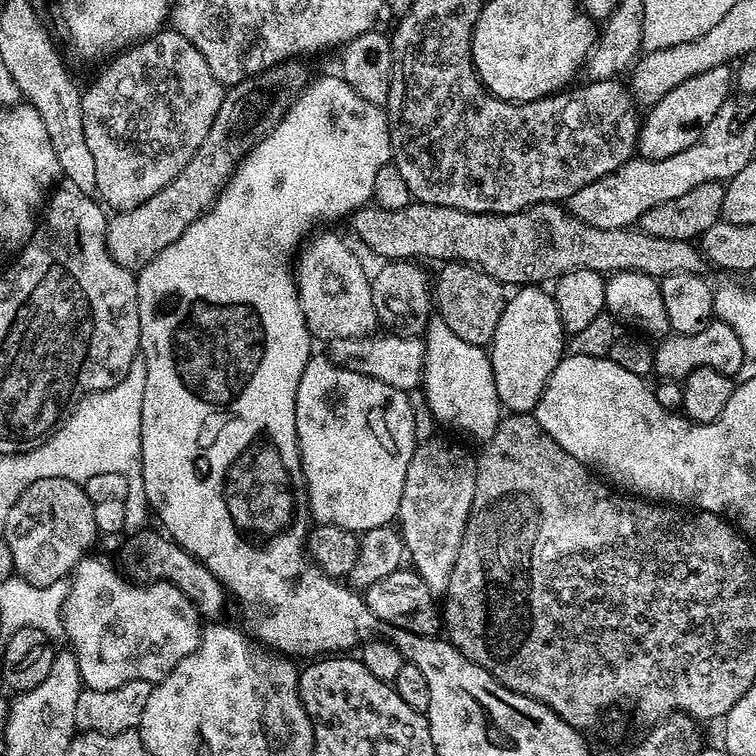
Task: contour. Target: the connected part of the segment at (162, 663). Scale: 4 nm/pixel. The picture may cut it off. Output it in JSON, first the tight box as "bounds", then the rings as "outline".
{"bounds":[61,554,202,690],"outline":[[[89,554],[76,563],[76,567],[72,569],[68,580],[68,593],[66,594],[64,609],[61,611],[61,617],[64,619],[64,636],[66,640],[72,643],[69,644],[70,651],[76,655],[83,687],[94,690],[114,690],[118,686],[126,686],[126,682],[138,682],[139,680],[151,685],[159,684],[166,678],[166,674],[170,674],[170,670],[174,670],[174,666],[178,666],[178,662],[182,662],[182,658],[186,658],[186,654],[194,654],[202,631],[200,611],[193,606],[190,598],[186,598],[186,594],[182,594],[182,590],[178,590],[178,586],[168,584],[165,580],[133,582],[122,574],[121,569],[113,561],[112,564],[104,556]]]}

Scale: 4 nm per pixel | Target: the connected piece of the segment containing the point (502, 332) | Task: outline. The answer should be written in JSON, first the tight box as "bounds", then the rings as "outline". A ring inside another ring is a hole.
{"bounds":[490,286,566,414],"outline":[[[524,286],[505,299],[502,318],[498,318],[498,330],[494,330],[490,345],[494,386],[497,388],[500,407],[512,414],[535,413],[546,390],[546,382],[550,382],[550,374],[554,374],[558,362],[566,355],[566,333],[558,314],[556,297],[551,291],[544,290],[540,286]]]}

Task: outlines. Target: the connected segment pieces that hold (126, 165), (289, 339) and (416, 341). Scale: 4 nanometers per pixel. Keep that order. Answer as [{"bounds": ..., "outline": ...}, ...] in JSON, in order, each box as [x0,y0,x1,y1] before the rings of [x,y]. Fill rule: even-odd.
[{"bounds":[80,30,226,212],"outline":[[[175,30],[155,32],[113,55],[105,64],[108,65],[97,74],[96,81],[88,89],[83,89],[80,97],[82,134],[86,136],[86,147],[94,158],[95,195],[109,209],[125,212],[134,210],[134,206],[142,206],[142,202],[154,198],[158,190],[170,186],[170,182],[178,178],[182,166],[194,158],[198,146],[202,146],[206,134],[210,134],[226,88],[210,74],[206,58],[202,58],[196,47]]]},{"bounds":[136,74,391,658],"outline":[[[339,74],[320,76],[317,80],[315,77],[288,107],[288,113],[280,119],[272,133],[262,138],[262,142],[255,144],[251,152],[236,165],[227,186],[218,194],[216,201],[193,224],[186,226],[178,242],[170,242],[170,246],[166,246],[166,250],[162,250],[162,254],[155,256],[145,268],[139,269],[136,276],[140,352],[148,371],[148,381],[142,390],[140,415],[142,482],[148,507],[154,510],[154,516],[160,519],[159,527],[196,561],[204,564],[206,570],[210,570],[210,574],[214,574],[214,578],[218,578],[224,585],[229,597],[236,596],[237,602],[244,604],[240,608],[241,614],[244,615],[243,627],[265,649],[289,658],[324,658],[329,654],[347,653],[347,648],[355,649],[361,642],[369,639],[367,632],[360,630],[360,627],[370,618],[363,599],[351,587],[343,588],[340,585],[343,583],[339,579],[327,576],[306,555],[310,513],[308,487],[304,485],[304,471],[300,461],[298,382],[302,378],[302,370],[306,370],[306,362],[314,355],[314,337],[308,333],[306,318],[302,314],[290,261],[297,249],[309,239],[313,231],[311,228],[315,224],[324,224],[327,220],[340,220],[343,216],[344,219],[351,217],[357,208],[363,208],[371,201],[374,177],[391,158],[390,130],[385,109],[381,105],[358,98],[358,94],[350,90],[344,77]]]},{"bounds":[326,334,424,394],"outline":[[[369,334],[354,338],[338,338],[327,345],[326,355],[333,364],[351,372],[386,382],[386,386],[396,388],[405,394],[421,387],[424,366],[423,339],[399,334]]]}]

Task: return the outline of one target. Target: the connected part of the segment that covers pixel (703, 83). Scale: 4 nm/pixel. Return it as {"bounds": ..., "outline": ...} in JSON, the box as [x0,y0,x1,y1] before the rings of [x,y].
{"bounds":[636,64,734,160],"outline":[[[727,64],[714,66],[714,70],[702,70],[702,74],[694,74],[694,78],[686,78],[682,86],[674,86],[657,104],[651,105],[647,109],[648,113],[643,113],[640,121],[640,136],[636,140],[636,150],[639,159],[657,160],[658,158],[670,158],[673,154],[678,154],[681,150],[687,150],[688,147],[694,146],[702,134],[702,130],[722,110],[724,104],[729,103],[728,94],[734,90],[734,72]]]}

